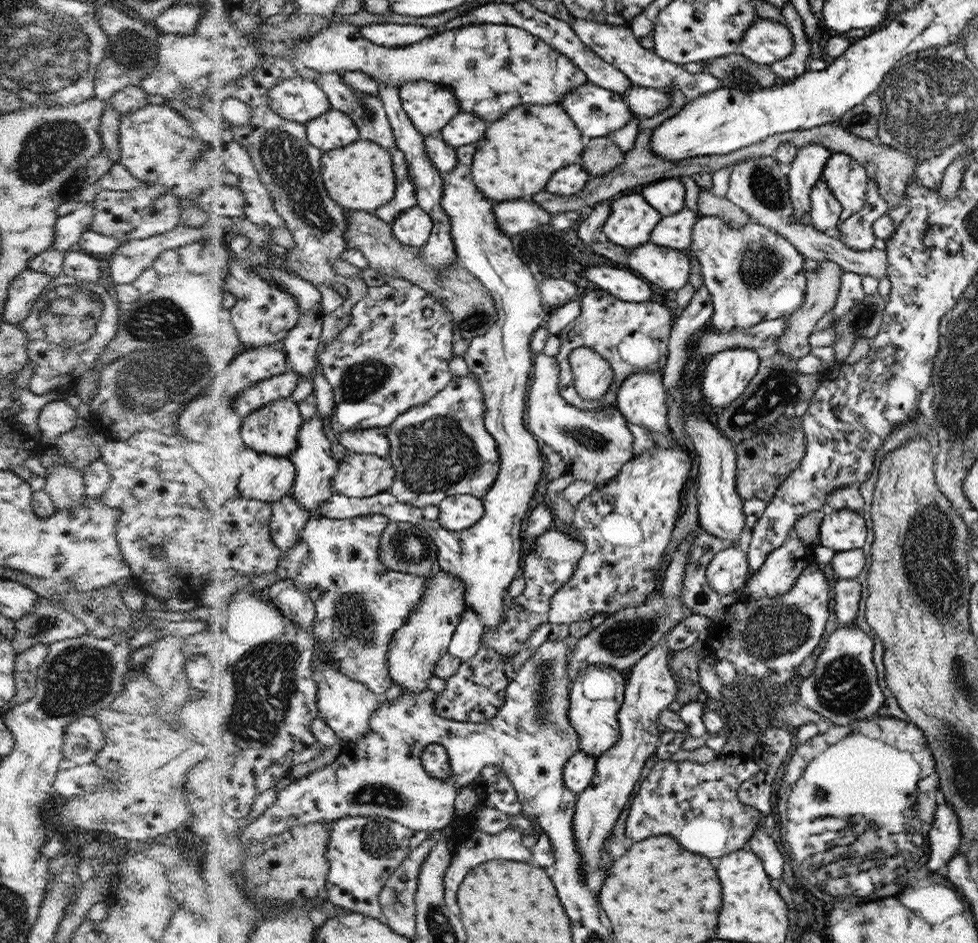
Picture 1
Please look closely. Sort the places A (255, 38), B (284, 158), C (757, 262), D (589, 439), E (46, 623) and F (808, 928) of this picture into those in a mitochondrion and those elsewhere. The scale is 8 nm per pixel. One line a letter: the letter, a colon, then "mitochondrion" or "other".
A: other
B: mitochondrion
C: mitochondrion
D: mitochondrion
E: mitochondrion
F: other

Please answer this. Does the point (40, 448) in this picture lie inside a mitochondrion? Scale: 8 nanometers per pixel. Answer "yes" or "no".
no

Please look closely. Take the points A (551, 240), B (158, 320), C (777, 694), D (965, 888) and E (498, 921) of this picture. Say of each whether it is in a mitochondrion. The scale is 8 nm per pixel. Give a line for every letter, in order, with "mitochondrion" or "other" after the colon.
A: other
B: mitochondrion
C: other
D: other
E: other

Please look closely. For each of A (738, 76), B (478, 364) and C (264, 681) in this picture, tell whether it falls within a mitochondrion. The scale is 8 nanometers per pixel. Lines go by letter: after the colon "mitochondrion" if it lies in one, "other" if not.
A: mitochondrion
B: other
C: mitochondrion

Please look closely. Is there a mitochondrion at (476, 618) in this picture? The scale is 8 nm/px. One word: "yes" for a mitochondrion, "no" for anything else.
no

